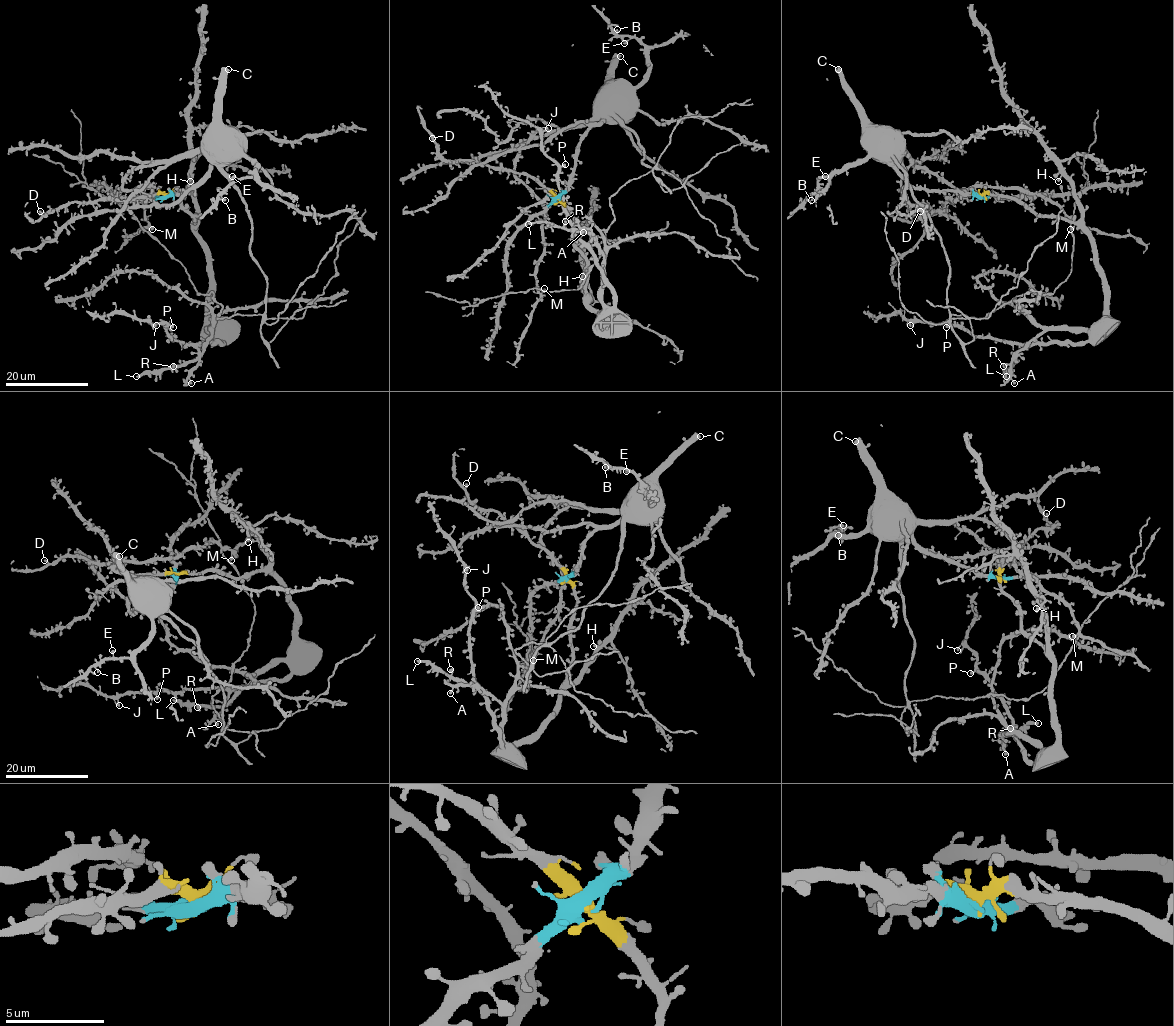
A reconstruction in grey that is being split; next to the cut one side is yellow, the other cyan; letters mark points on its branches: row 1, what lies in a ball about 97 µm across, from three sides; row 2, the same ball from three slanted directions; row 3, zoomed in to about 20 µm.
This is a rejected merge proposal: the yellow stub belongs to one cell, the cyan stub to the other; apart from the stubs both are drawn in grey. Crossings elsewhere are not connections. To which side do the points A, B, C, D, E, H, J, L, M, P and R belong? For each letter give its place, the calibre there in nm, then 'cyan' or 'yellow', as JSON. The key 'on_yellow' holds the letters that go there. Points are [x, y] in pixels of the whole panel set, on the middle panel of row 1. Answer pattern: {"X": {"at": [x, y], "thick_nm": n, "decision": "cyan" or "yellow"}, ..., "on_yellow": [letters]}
{"A": {"at": [583, 232], "thick_nm": 400, "decision": "yellow"}, "B": {"at": [617, 29], "thick_nm": 220, "decision": "cyan"}, "C": {"at": [620, 56], "thick_nm": 600, "decision": "cyan"}, "D": {"at": [432, 138], "thick_nm": 300, "decision": "yellow"}, "E": {"at": [624, 43], "thick_nm": 440, "decision": "cyan"}, "H": {"at": [582, 276], "thick_nm": 380, "decision": "yellow"}, "J": {"at": [548, 128], "thick_nm": 340, "decision": "yellow"}, "L": {"at": [528, 224], "thick_nm": 440, "decision": "yellow"}, "M": {"at": [544, 288], "thick_nm": 340, "decision": "cyan"}, "P": {"at": [565, 164], "thick_nm": 420, "decision": "yellow"}, "R": {"at": [565, 221], "thick_nm": 500, "decision": "yellow"}, "on_yellow": ["A", "D", "H", "J", "L", "P", "R"]}

